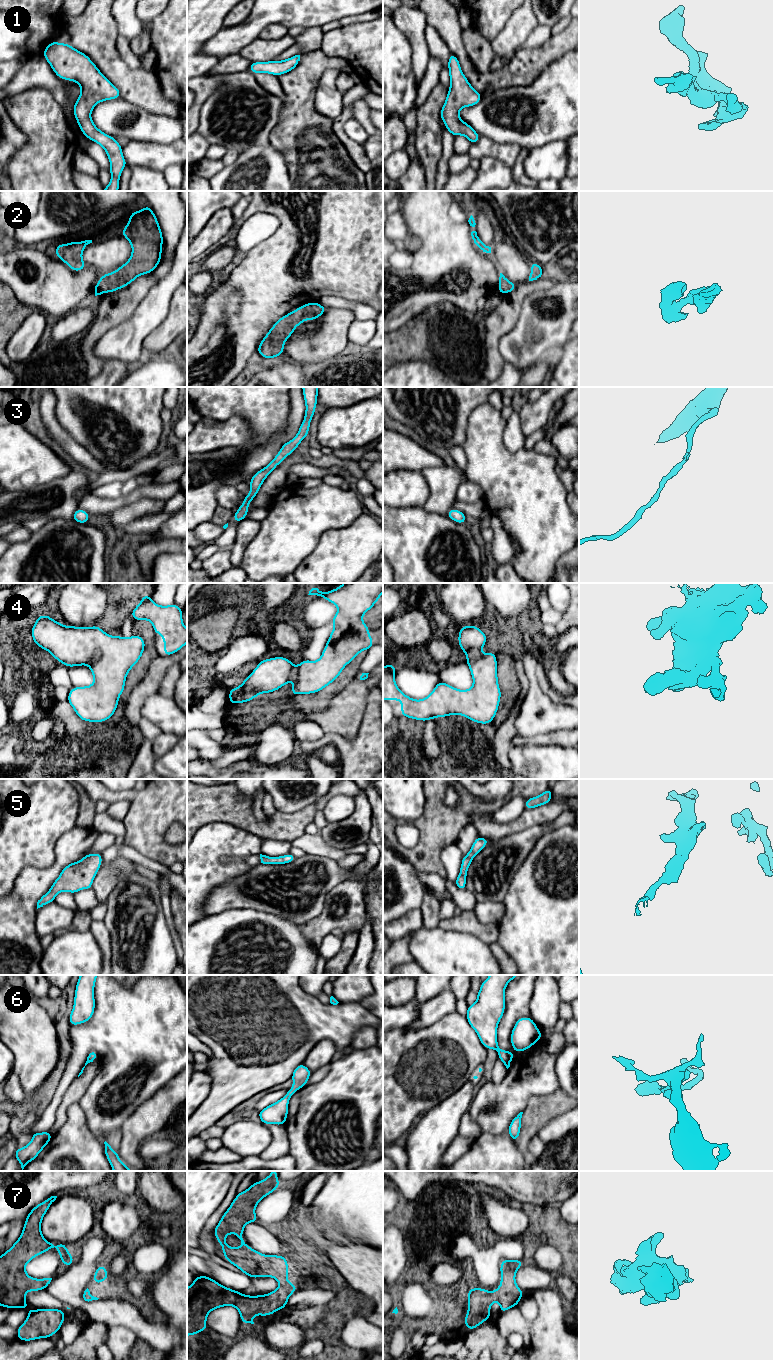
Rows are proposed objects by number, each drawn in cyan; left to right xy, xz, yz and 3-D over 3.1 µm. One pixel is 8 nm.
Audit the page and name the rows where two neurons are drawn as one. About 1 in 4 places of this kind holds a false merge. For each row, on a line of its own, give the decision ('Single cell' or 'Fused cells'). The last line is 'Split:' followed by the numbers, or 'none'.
1: Single cell
2: Single cell
3: Single cell
4: Single cell
5: Single cell
6: Single cell
7: Single cell
Split: none

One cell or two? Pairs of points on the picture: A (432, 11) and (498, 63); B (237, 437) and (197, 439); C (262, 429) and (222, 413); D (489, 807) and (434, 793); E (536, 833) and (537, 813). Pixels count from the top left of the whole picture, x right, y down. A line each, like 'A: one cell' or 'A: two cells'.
A: two cells
B: one cell
C: one cell
D: one cell
E: two cells

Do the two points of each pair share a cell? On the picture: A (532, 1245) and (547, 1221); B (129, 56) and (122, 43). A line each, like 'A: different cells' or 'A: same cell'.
A: same cell
B: same cell

